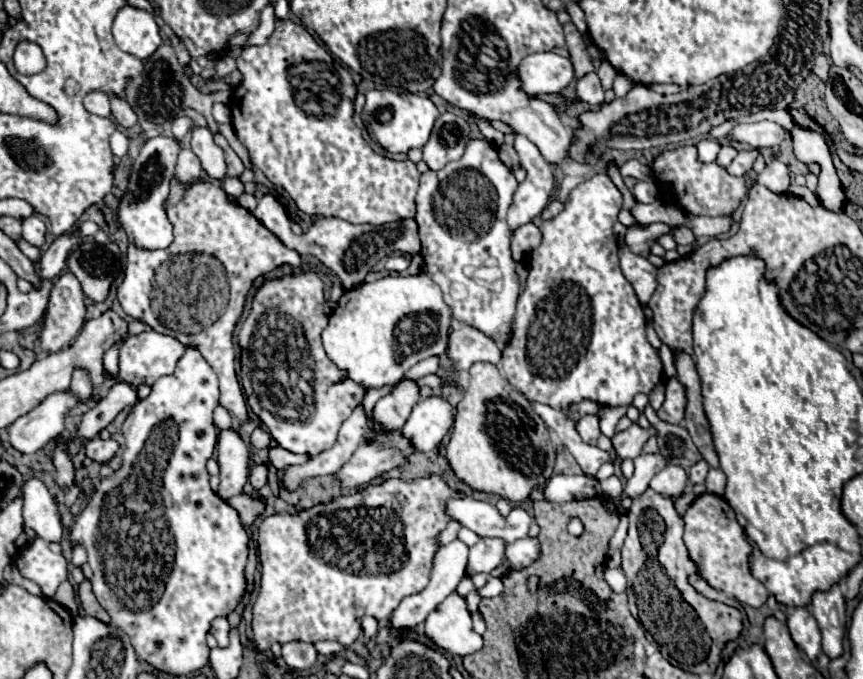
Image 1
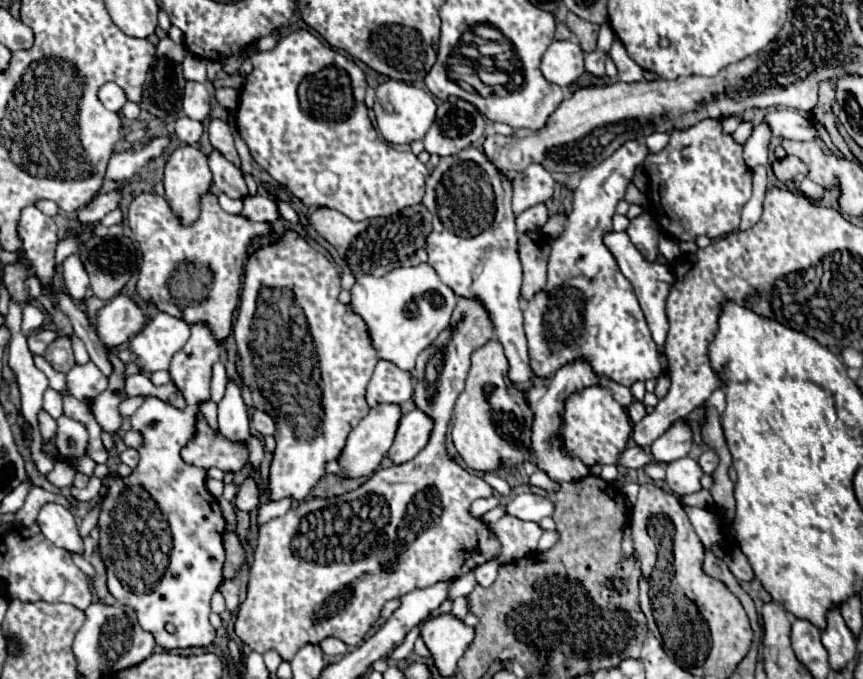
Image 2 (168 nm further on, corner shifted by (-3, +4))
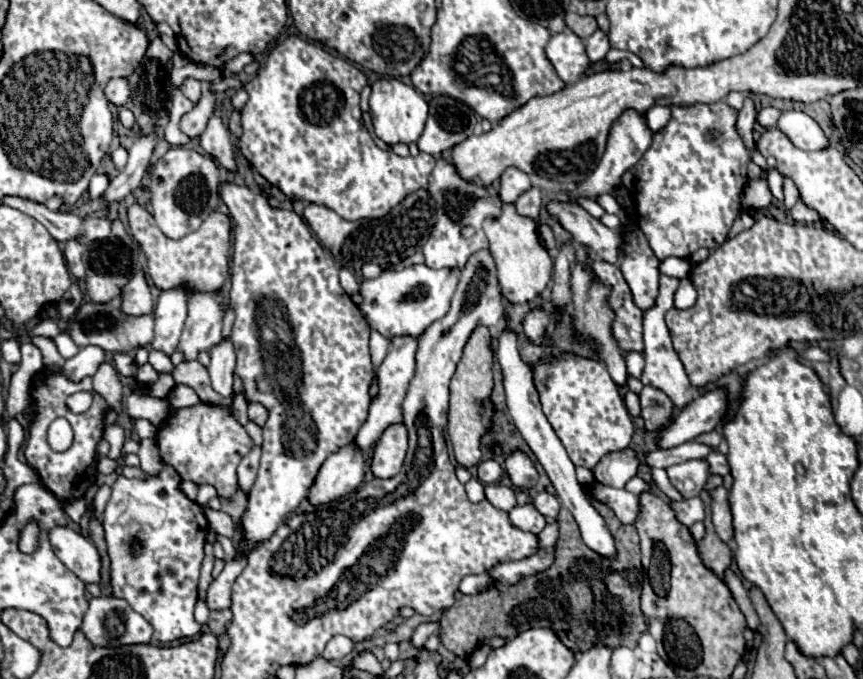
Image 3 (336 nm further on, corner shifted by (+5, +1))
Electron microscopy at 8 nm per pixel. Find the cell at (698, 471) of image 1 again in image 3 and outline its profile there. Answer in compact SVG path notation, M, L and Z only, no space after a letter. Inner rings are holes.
M711 452L705 460L709 462L709 466L711 466L711 472L713 472L713 474L719 474L719 476L729 474L729 462L727 462L725 454L721 454L721 452Z

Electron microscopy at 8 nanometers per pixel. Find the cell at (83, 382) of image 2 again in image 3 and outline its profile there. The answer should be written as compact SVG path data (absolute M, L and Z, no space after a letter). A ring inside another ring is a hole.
M85 346L79 350L79 354L75 354L73 358L69 358L63 366L63 374L75 382L83 380L85 376L93 376L99 368L99 364L105 362L105 350L97 348L97 346Z

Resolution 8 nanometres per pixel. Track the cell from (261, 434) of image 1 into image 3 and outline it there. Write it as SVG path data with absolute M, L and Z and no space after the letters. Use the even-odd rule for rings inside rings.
M251 402L249 404L249 420L253 420L259 426L264 426L267 419L268 411L265 410L263 404L257 404L257 402Z

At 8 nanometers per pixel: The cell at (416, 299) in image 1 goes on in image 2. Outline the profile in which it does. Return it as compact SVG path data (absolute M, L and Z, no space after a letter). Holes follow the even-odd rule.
M427 263L417 267L397 267L383 277L361 275L351 289L349 301L351 313L359 315L367 325L377 359L393 361L393 365L405 371L413 371L417 355L449 327L455 305L457 295L441 283L433 267Z

